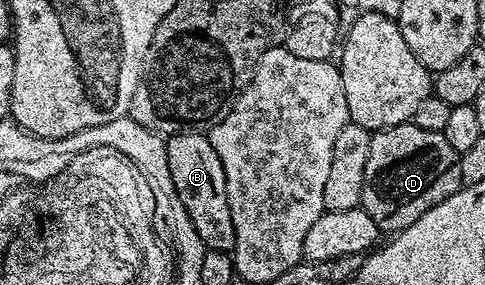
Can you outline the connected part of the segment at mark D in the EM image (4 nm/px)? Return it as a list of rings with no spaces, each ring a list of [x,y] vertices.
[[[411,121],[372,132],[360,208],[375,221],[378,232],[407,230],[427,209],[435,209],[462,186],[461,156],[451,149],[444,133],[419,129]]]

